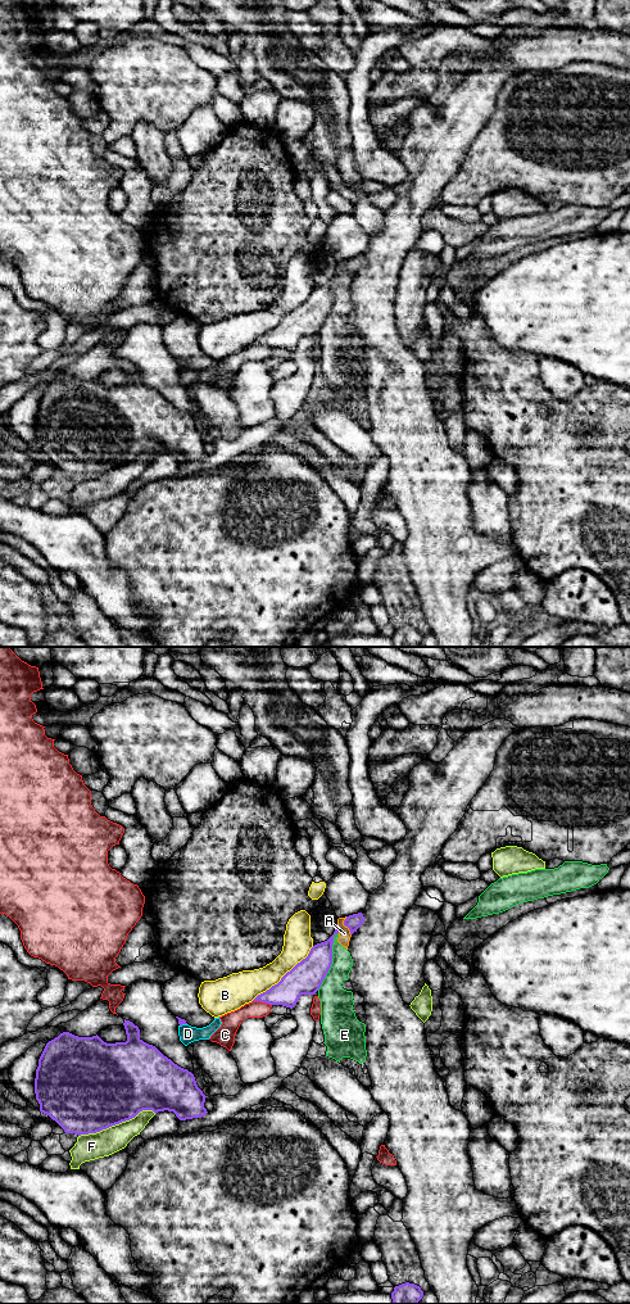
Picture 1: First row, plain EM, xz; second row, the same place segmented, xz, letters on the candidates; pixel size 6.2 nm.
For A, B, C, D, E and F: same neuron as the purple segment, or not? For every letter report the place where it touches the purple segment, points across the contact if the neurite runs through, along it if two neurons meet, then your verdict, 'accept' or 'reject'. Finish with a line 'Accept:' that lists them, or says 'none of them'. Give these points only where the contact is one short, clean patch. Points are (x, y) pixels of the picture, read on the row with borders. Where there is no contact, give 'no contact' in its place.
A: meets purple in xz at (345, 926); border along xz (345, 917), (344, 924), (350, 935); reject
B: meets purple in xz at (282, 977); reject
C: meets purple in xz at (262, 1001); reject
D: meets purple in xz at (182, 1023); reject
E: meets purple in xz at (331, 961); reject
F: meets purple in xz at (117, 1123); reject
Accept: none of them

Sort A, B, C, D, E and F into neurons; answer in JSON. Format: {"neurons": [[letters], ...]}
{"neurons": [["A", "E"], ["B"], ["C"], ["D"], ["F"]]}

